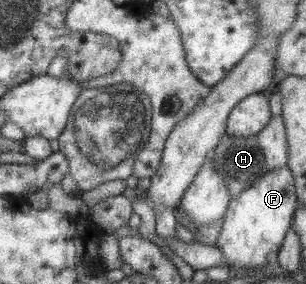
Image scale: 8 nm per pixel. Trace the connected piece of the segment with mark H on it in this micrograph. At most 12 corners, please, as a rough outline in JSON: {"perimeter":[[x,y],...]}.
{"perimeter":[[282,118],[255,136],[224,133],[209,157],[239,196],[286,166]]}

